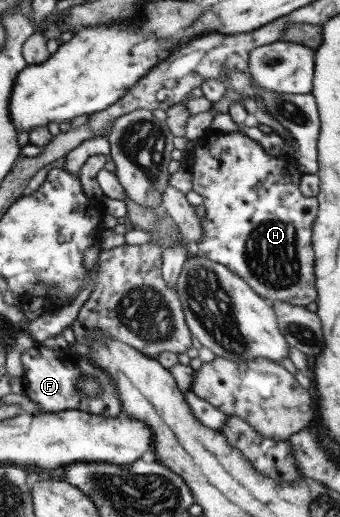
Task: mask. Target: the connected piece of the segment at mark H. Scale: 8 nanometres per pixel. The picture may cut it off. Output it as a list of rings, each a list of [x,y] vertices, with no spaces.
[[[207,130],[204,135],[198,138],[195,142],[194,150],[191,153],[189,160],[192,169],[193,191],[198,192],[202,206],[204,207],[204,218],[200,219],[201,224],[201,238],[198,244],[194,244],[197,256],[204,256],[218,262],[222,266],[226,266],[228,270],[232,271],[242,278],[245,284],[252,288],[256,294],[260,295],[262,299],[267,302],[274,303],[275,301],[284,302],[286,305],[306,307],[310,302],[315,302],[317,293],[314,283],[314,263],[312,252],[312,226],[317,216],[317,201],[316,198],[305,198],[299,190],[299,181],[301,174],[298,173],[297,165],[290,154],[276,156],[273,152],[265,151],[255,140],[244,136],[240,132],[216,132],[214,130]]]

